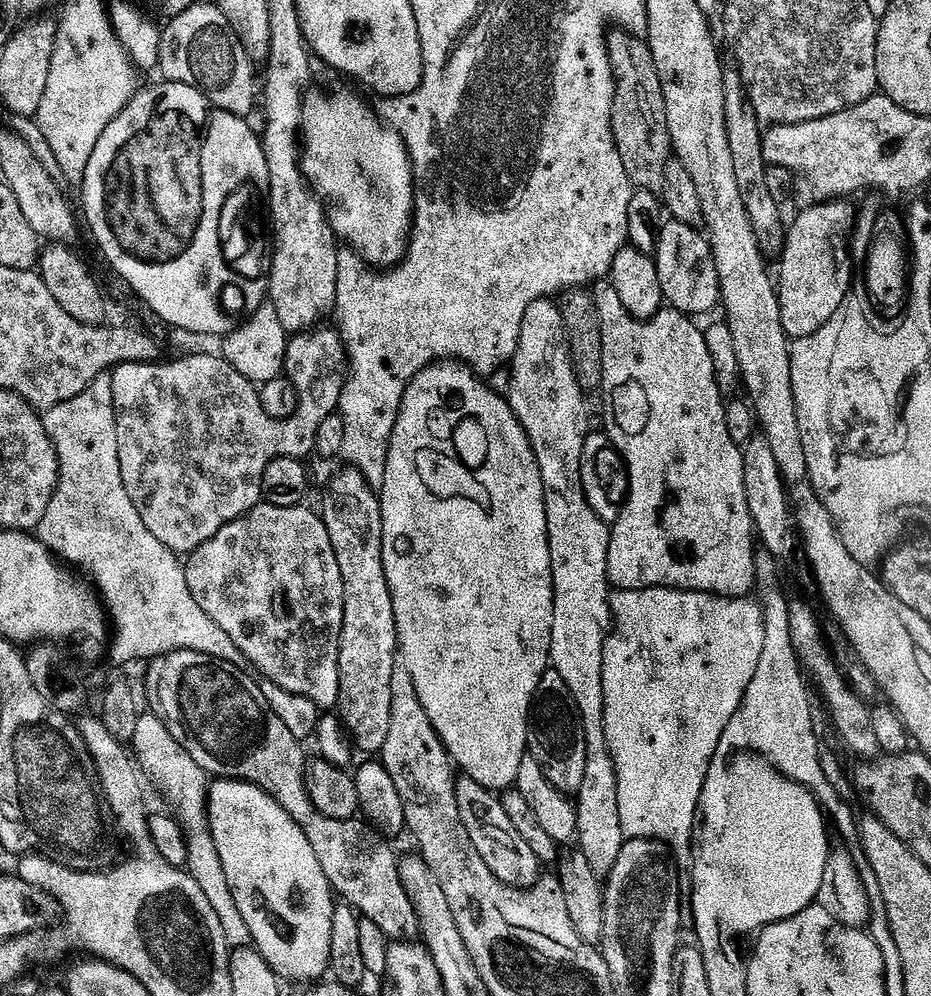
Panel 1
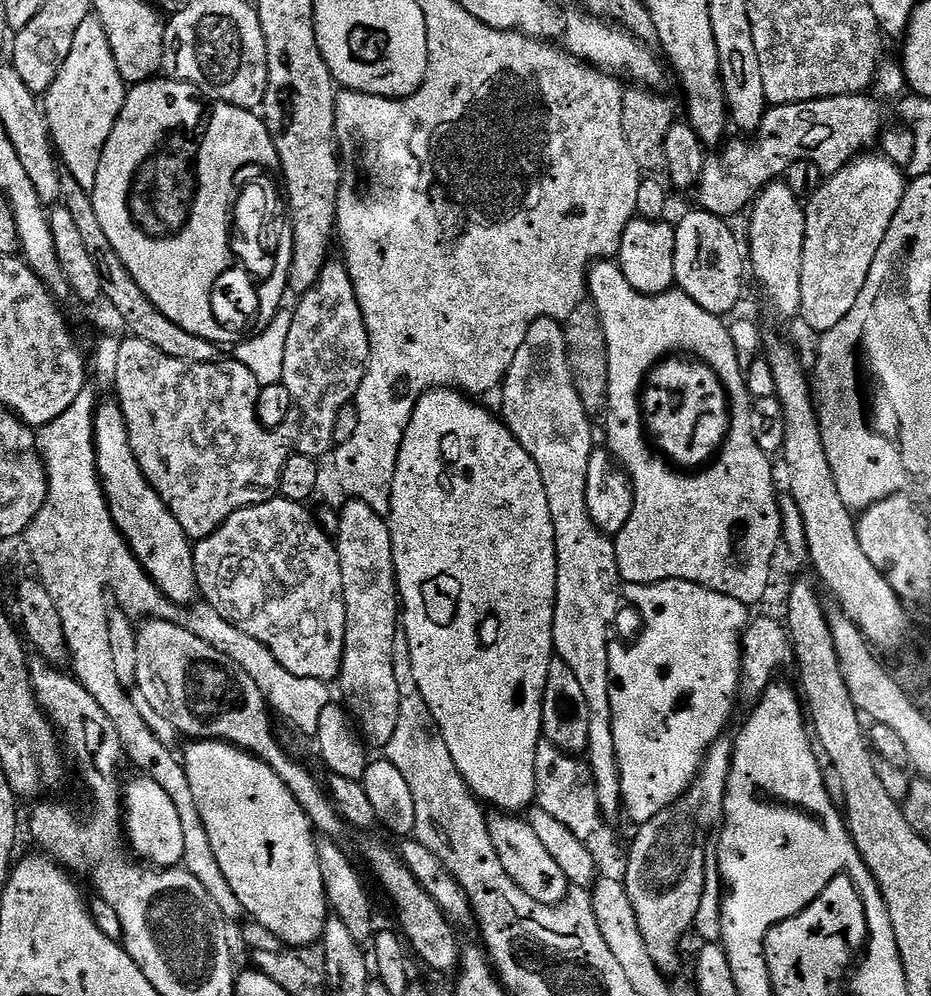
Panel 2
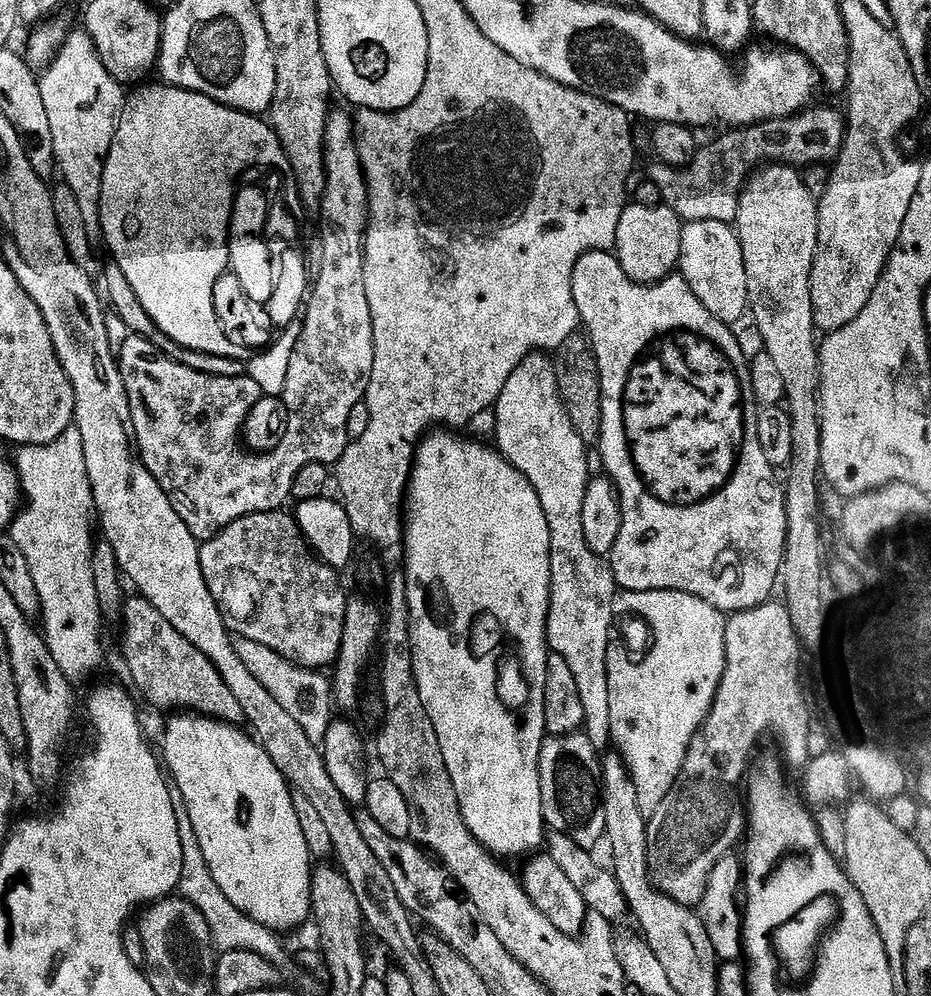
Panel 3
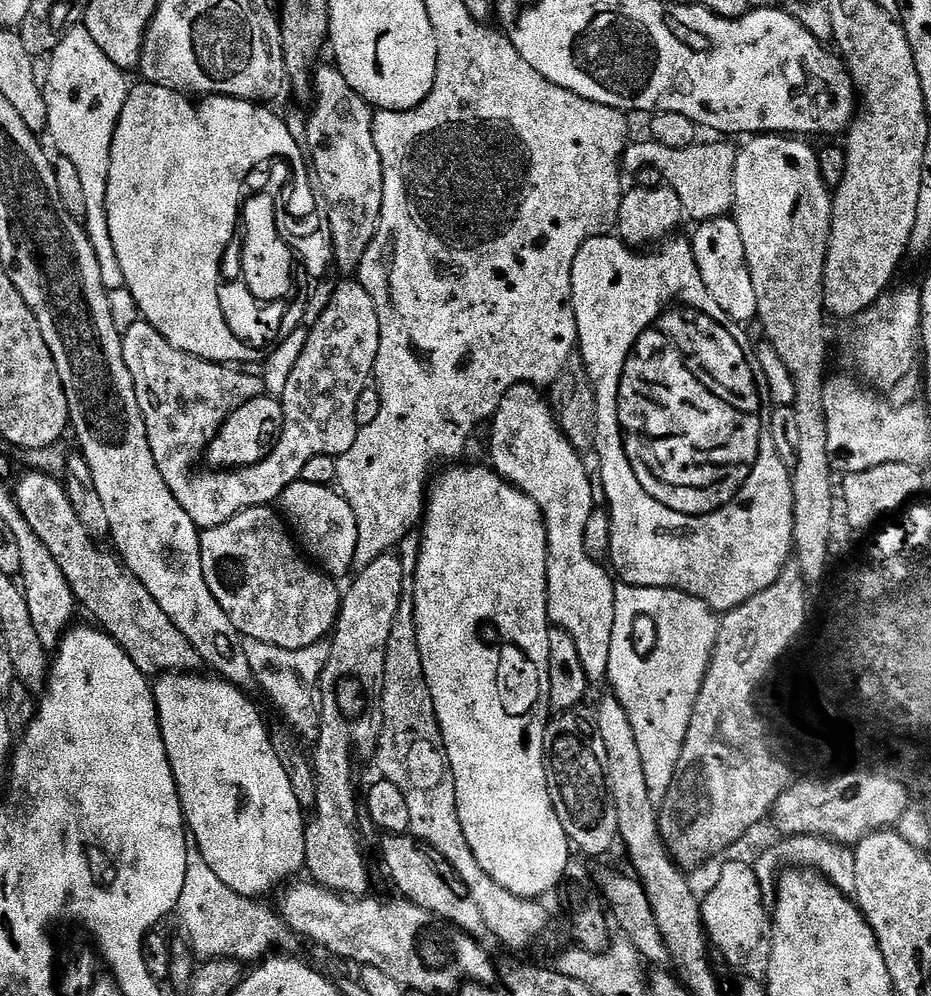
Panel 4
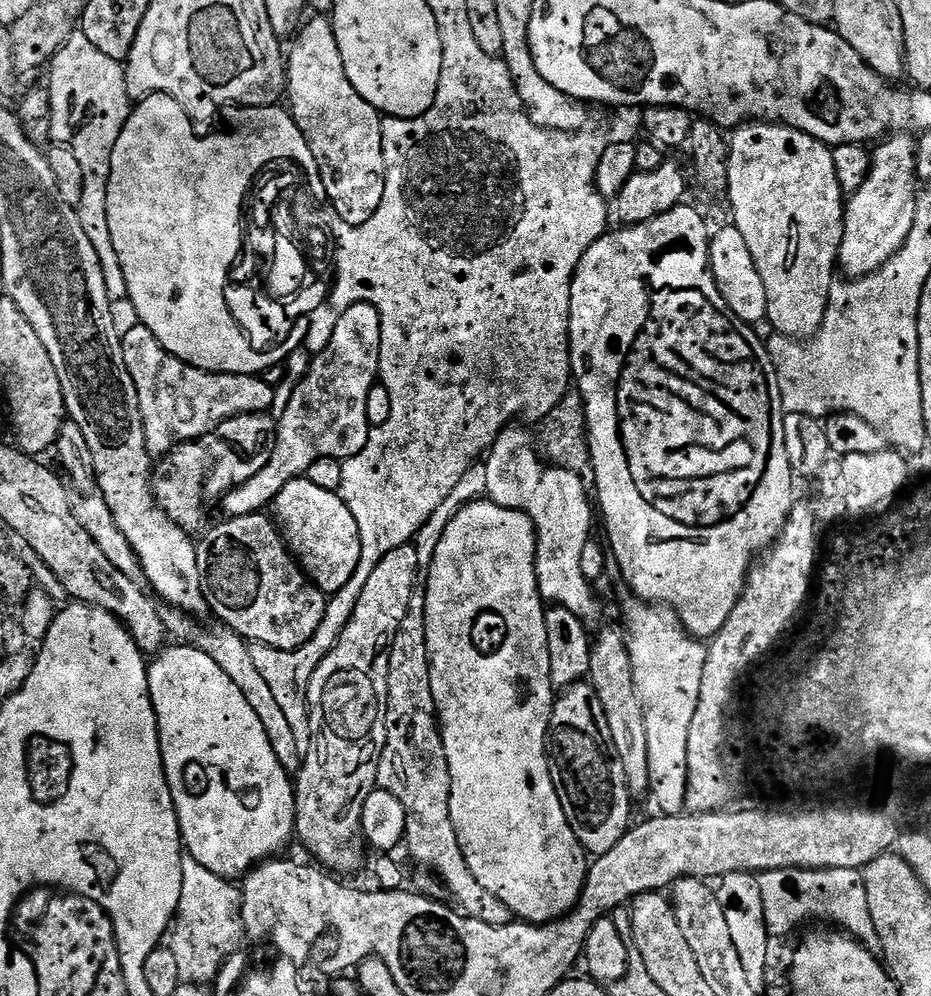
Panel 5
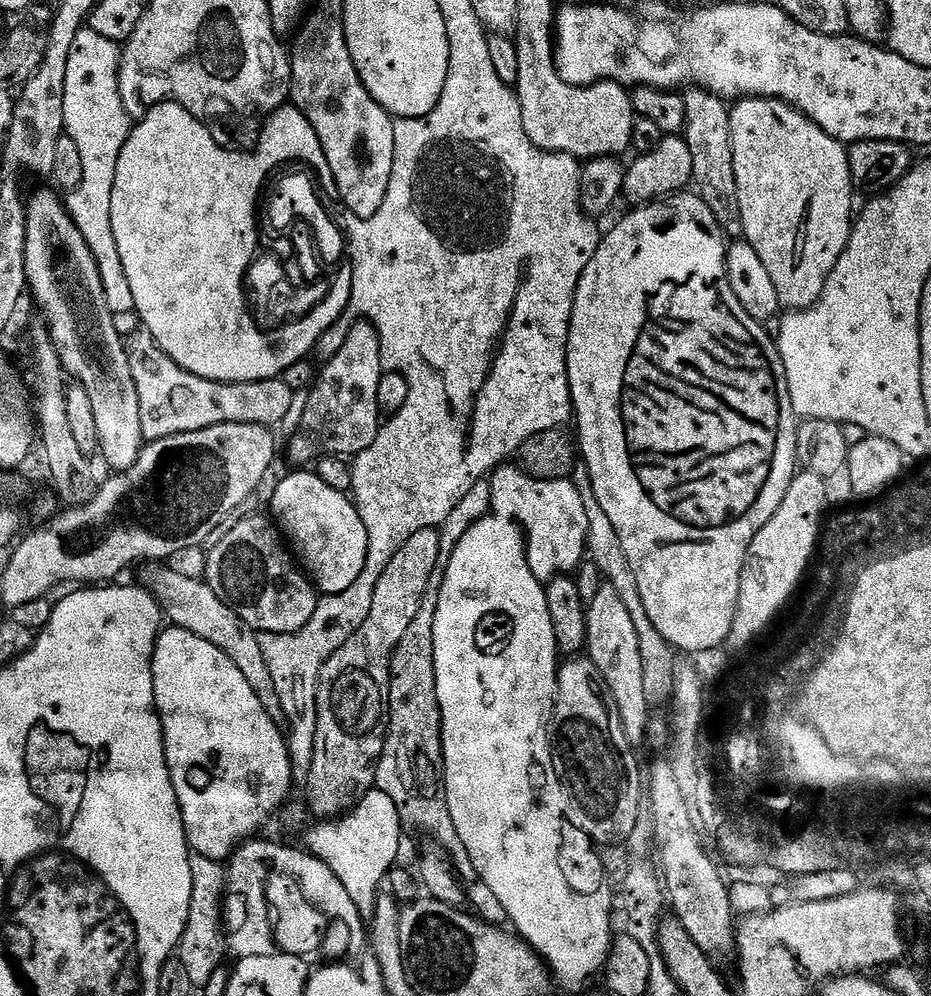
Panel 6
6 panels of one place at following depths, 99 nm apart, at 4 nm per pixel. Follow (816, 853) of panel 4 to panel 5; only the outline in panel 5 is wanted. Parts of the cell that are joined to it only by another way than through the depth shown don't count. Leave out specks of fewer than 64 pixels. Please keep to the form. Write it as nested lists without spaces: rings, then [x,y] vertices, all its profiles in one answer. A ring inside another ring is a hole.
[[[784,867],[759,873],[758,882],[764,902],[765,924],[772,940],[790,935],[806,917],[830,918],[872,956],[884,955],[882,940],[870,914],[868,892],[863,871],[859,868],[806,868]]]

